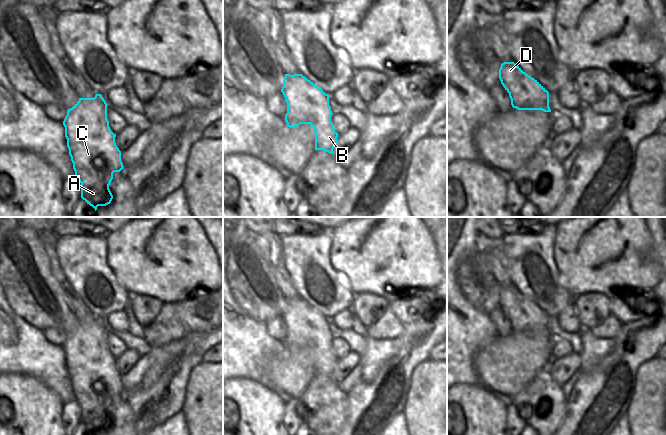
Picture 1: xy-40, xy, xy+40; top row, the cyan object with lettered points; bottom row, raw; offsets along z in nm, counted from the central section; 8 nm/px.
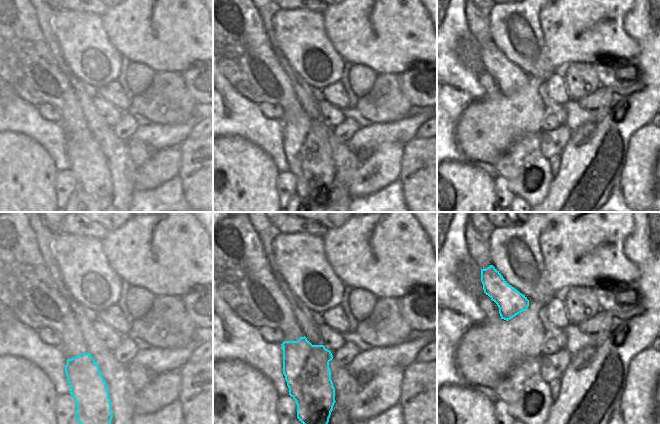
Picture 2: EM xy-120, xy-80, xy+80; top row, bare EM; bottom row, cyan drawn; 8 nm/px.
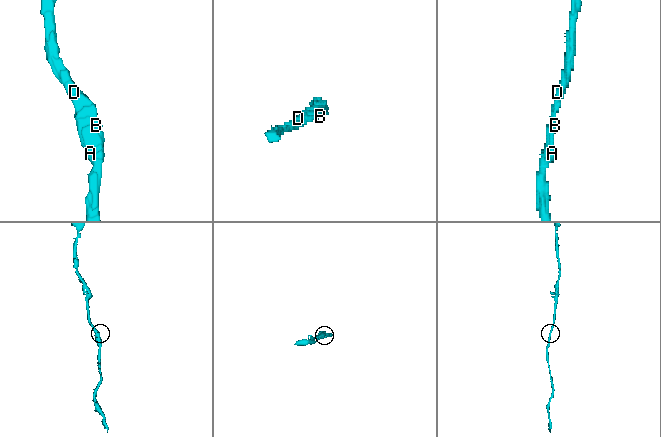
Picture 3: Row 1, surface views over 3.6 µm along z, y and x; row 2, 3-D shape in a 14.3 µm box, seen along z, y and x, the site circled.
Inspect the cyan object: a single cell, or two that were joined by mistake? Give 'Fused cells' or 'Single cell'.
Single cell

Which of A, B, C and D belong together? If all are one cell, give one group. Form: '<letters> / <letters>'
A B C D

